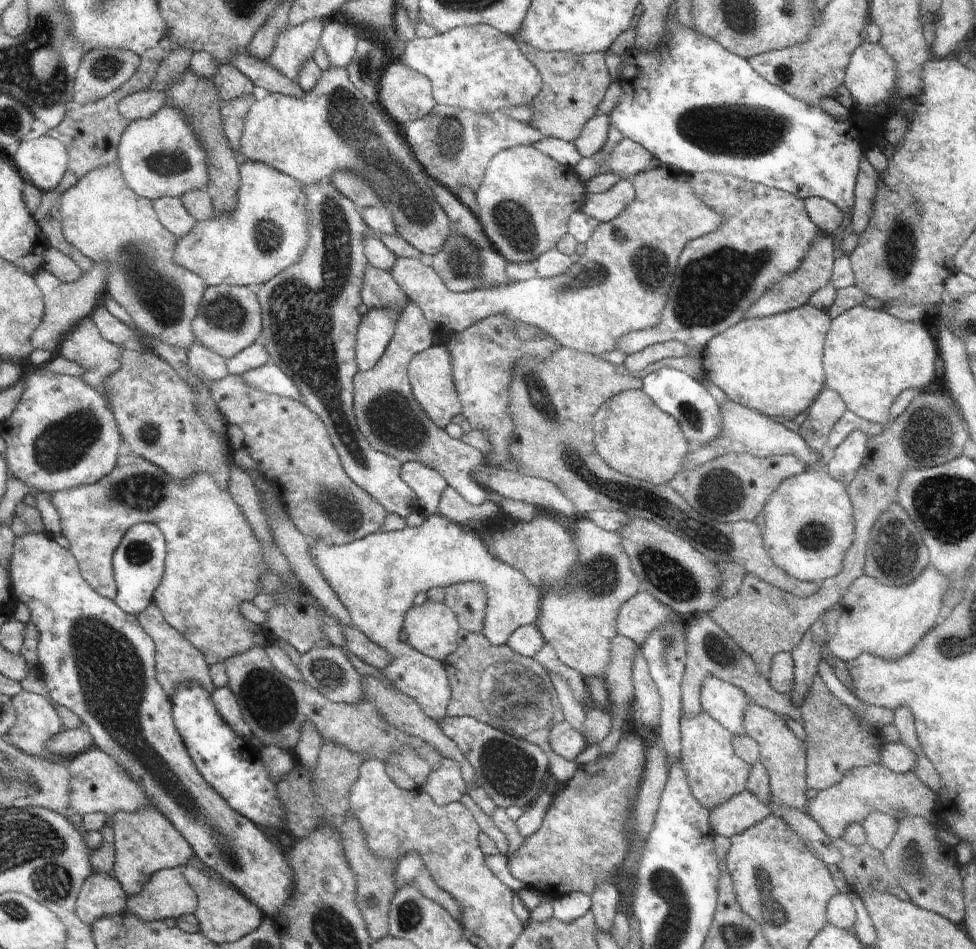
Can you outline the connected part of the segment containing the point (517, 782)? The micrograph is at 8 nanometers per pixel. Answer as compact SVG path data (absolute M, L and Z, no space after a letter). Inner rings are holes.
M444 716L442 720L434 720L434 724L444 732L444 736L456 743L463 757L470 762L476 782L498 807L507 809L510 806L518 806L525 809L536 801L538 792L544 788L544 780L549 774L548 757L539 746L500 732L474 717Z

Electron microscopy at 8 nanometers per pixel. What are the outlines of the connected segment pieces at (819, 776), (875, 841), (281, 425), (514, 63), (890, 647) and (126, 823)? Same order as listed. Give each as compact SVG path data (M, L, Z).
M817 674L814 678L812 686L810 686L810 694L799 704L802 715L801 725L806 731L806 758L807 758L807 788L812 790L822 791L838 784L844 778L846 772L850 772L852 768L864 767L869 764L878 764L880 762L880 750L882 746L882 736L878 733L880 728L874 728L870 724L860 724L860 720L850 712L848 706L844 706L840 700L834 698L824 681Z
M872 812L864 818L861 825L866 832L867 843L872 848L884 853L893 841L898 828L898 821L887 814Z
M229 374L218 382L198 380L206 386L227 422L236 424L244 432L244 447L256 462L256 470L274 488L285 511L305 537L325 541L328 545L345 545L380 531L386 520L385 508L348 478L326 425L303 402L250 388L242 375Z
M488 25L458 27L431 38L405 41L399 60L430 80L432 96L438 104L478 114L502 112L514 106L530 108L530 102L542 90L540 72L524 56L516 41Z
M931 564L906 586L884 586L878 580L862 575L852 582L848 594L840 602L844 614L838 619L836 634L827 641L830 654L845 663L858 658L862 652L884 660L898 660L910 654L939 623L938 612L943 610L942 598L948 586L948 580Z
M153 805L146 806L138 812L126 814L116 812L112 822L112 834L115 848L115 861L113 876L118 880L127 898L140 894L144 884L150 880L150 876L157 870L174 867L194 866L196 870L219 876L219 874L207 867L195 855L188 841L174 828L174 825Z

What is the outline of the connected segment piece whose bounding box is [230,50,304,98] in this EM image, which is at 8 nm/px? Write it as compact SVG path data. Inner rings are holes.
M245 50L230 58L230 64L241 70L253 83L270 93L282 93L293 97L302 97L304 91L297 82L292 82L280 74L270 60L258 60Z

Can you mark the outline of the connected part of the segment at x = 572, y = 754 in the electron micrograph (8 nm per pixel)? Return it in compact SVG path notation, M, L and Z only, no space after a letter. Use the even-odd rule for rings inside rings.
M569 722L556 724L549 734L552 750L568 762L576 760L577 756L589 745L578 730L572 728Z

